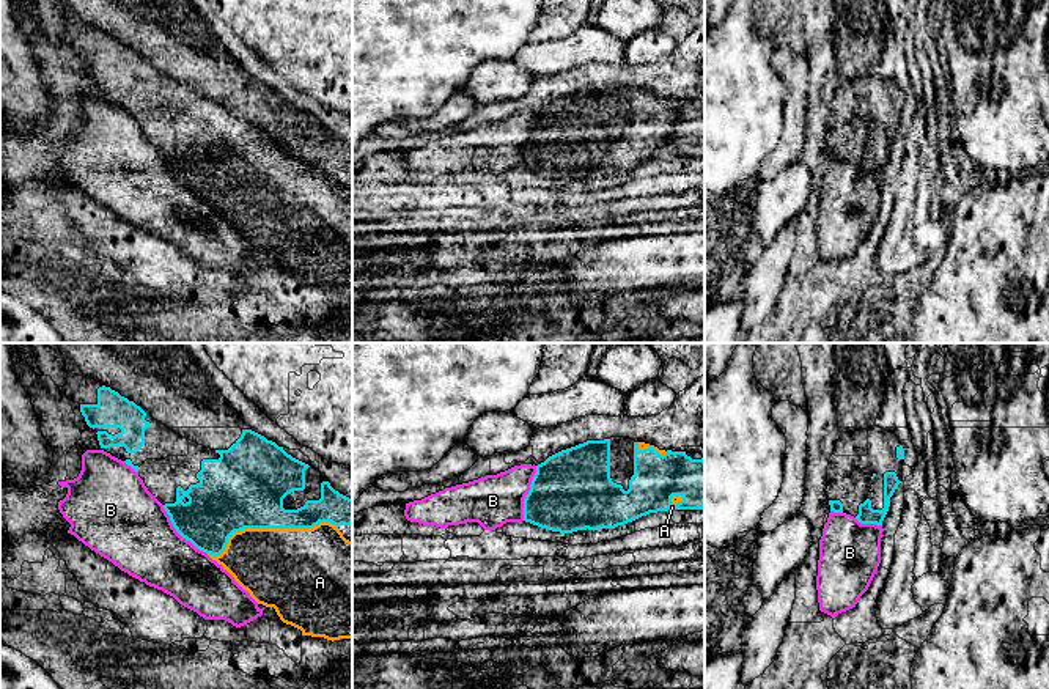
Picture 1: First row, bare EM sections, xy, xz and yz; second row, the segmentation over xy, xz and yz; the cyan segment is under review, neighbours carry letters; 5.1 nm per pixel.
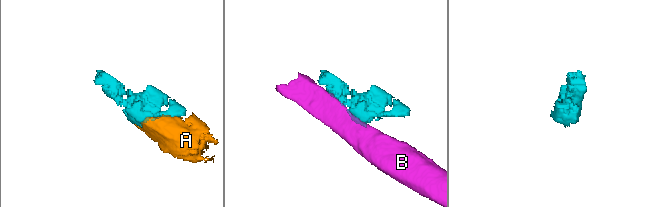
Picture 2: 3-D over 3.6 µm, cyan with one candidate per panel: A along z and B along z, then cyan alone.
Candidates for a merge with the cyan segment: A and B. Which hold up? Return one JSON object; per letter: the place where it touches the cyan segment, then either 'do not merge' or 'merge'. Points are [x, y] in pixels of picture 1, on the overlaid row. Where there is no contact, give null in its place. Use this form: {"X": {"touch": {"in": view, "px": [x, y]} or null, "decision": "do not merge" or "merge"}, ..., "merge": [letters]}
{"A": {"touch": {"in": "xy", "px": [269, 527]}, "decision": "merge"}, "B": {"touch": {"in": "xy", "px": [180, 534]}, "decision": "do not merge"}, "merge": ["A"]}

